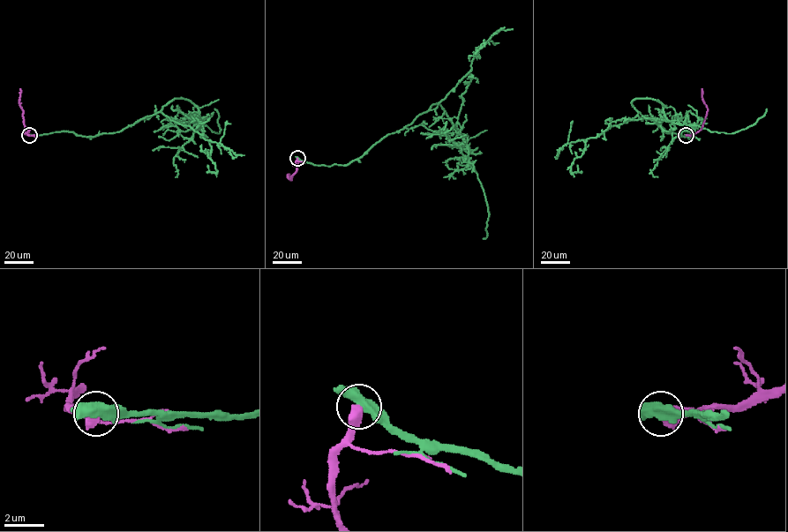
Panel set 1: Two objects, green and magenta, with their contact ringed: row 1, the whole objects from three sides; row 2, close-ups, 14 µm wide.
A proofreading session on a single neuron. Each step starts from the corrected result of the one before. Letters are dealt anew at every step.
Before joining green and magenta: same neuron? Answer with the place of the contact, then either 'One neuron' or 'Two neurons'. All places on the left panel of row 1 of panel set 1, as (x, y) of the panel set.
Place: (29, 135). Two neurons

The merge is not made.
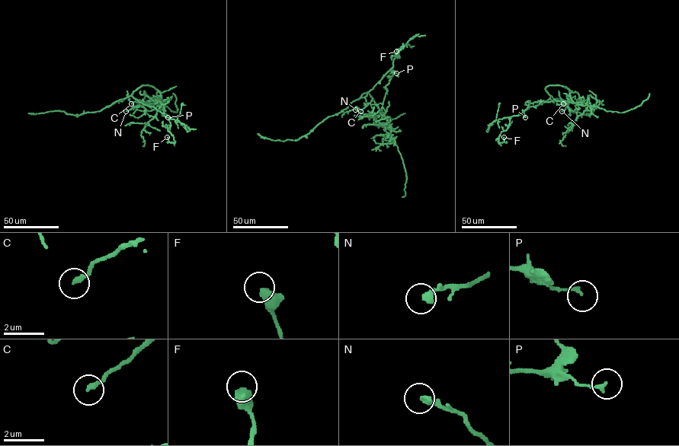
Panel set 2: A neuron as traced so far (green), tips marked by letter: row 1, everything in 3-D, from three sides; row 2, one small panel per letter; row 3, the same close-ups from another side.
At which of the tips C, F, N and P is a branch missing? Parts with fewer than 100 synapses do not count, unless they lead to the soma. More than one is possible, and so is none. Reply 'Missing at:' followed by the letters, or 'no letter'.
Missing at: no letter

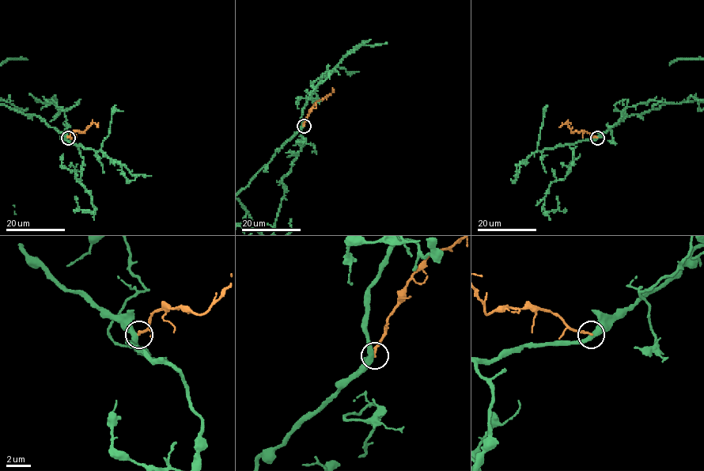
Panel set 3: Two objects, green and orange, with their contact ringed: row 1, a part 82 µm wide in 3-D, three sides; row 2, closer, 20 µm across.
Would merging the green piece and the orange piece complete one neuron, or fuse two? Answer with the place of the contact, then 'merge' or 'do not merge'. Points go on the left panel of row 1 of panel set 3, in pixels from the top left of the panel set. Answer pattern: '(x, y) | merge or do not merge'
(68, 138) | do not merge

